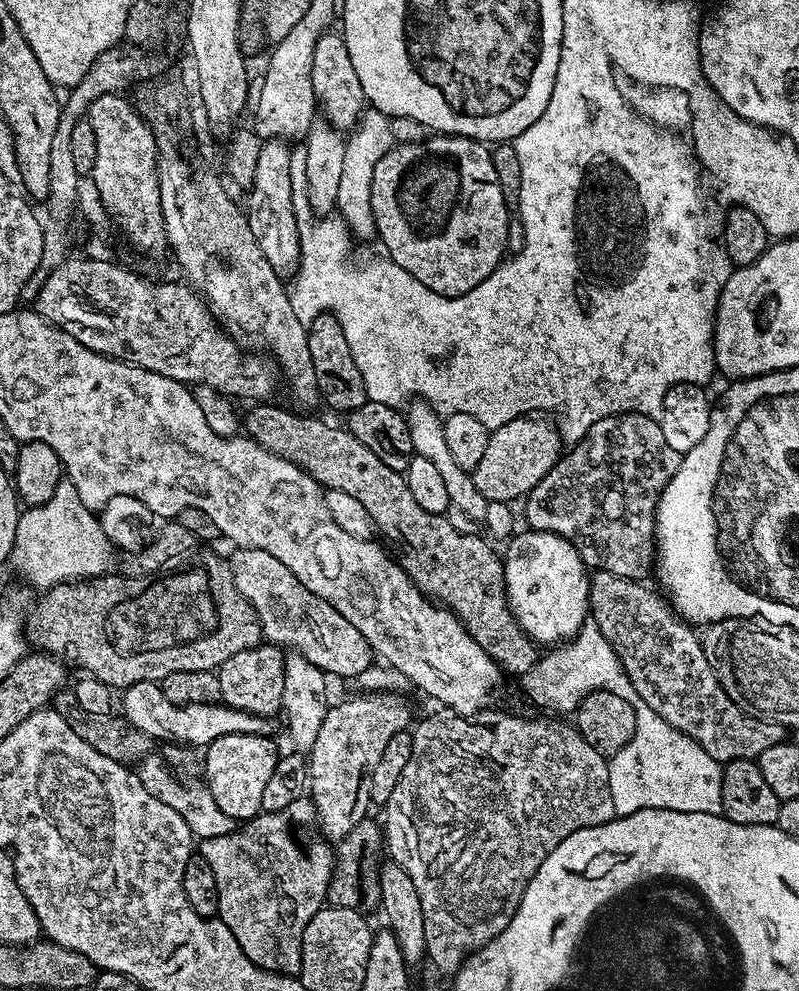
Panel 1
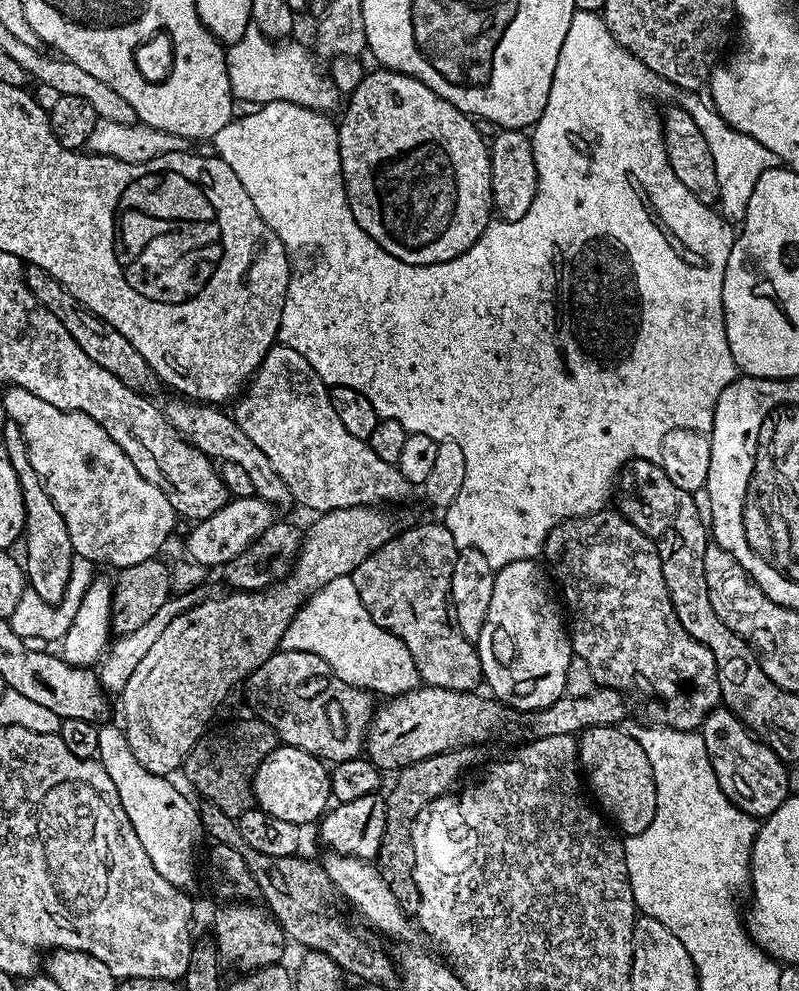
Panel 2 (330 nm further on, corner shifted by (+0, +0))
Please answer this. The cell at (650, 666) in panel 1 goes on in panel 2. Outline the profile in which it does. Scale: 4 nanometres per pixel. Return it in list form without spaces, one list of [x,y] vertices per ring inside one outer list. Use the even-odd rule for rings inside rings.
[[[605,510],[592,512],[589,516],[575,516],[573,520],[564,520],[544,540],[542,556],[543,559],[548,559],[549,565],[547,564],[547,567],[550,569],[555,583],[559,587],[560,584],[564,587],[562,600],[566,605],[567,611],[568,608],[572,611],[572,620],[570,616],[572,651],[586,661],[586,666],[590,666],[590,674],[594,674],[597,685],[602,688],[617,688],[619,692],[624,693],[625,697],[631,698],[634,704],[634,699],[636,699],[637,706],[644,711],[643,719],[645,721],[665,728],[682,730],[683,732],[697,731],[703,725],[705,718],[721,703],[716,663],[714,662],[714,654],[710,654],[710,650],[706,650],[706,646],[702,646],[702,642],[690,638],[690,634],[686,634],[682,622],[678,622],[678,614],[668,597],[666,578],[662,574],[662,557],[656,548],[656,543],[650,538],[646,538],[646,534],[642,534],[642,530],[638,530],[638,526],[631,524],[619,510]]]

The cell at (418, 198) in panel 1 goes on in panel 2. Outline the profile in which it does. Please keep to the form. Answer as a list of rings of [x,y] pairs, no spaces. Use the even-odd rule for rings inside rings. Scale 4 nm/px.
[[[387,70],[369,71],[358,82],[358,90],[350,93],[346,100],[346,107],[343,109],[344,117],[339,117],[338,127],[340,129],[340,157],[342,158],[342,174],[344,175],[344,189],[350,202],[350,210],[354,214],[354,222],[370,234],[386,250],[386,254],[394,254],[402,262],[411,264],[441,264],[450,262],[450,258],[458,258],[488,228],[494,216],[492,207],[492,179],[490,178],[490,144],[479,132],[477,121],[473,117],[467,116],[462,110],[455,108],[446,98],[434,94],[430,86],[426,86],[420,80],[415,80],[413,76],[407,76],[401,72],[389,72]]]

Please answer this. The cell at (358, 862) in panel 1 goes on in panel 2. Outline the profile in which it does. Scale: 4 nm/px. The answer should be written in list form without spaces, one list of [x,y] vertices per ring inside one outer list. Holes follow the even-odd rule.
[[[455,748],[452,752],[440,752],[437,756],[426,758],[422,762],[414,762],[410,766],[399,769],[392,789],[386,792],[386,824],[382,833],[381,848],[378,850],[374,863],[382,874],[382,882],[390,886],[390,894],[394,894],[395,901],[404,912],[415,914],[418,910],[420,895],[418,886],[414,882],[414,842],[412,831],[418,814],[431,800],[439,796],[447,796],[460,780],[460,775],[476,760],[477,749]]]

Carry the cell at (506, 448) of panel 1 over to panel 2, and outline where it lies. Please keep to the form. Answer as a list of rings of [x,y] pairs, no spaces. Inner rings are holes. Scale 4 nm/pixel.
[[[367,504],[317,515],[308,532],[306,528],[303,533],[296,563],[292,565],[292,571],[285,580],[265,588],[263,592],[232,590],[227,593],[229,596],[222,596],[218,600],[203,599],[174,618],[166,630],[162,630],[154,647],[147,652],[146,658],[142,658],[142,662],[138,662],[134,674],[130,674],[130,682],[126,682],[124,689],[118,693],[120,716],[124,719],[122,727],[130,742],[130,750],[134,750],[134,758],[138,758],[146,770],[159,776],[168,776],[175,768],[177,771],[183,765],[192,747],[205,735],[216,707],[231,694],[232,687],[235,684],[243,685],[250,673],[258,670],[258,666],[262,666],[262,662],[266,662],[266,658],[273,656],[281,647],[290,622],[305,600],[322,590],[326,582],[351,576],[355,568],[370,558],[370,554],[386,546],[386,542],[398,535],[396,520],[388,512],[391,511],[387,507]]]

